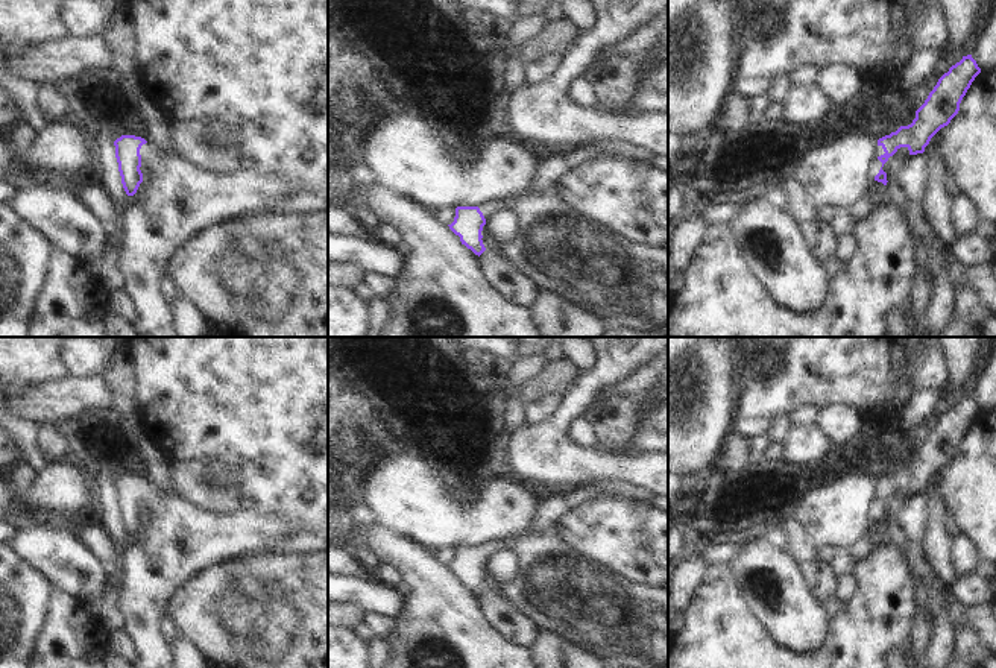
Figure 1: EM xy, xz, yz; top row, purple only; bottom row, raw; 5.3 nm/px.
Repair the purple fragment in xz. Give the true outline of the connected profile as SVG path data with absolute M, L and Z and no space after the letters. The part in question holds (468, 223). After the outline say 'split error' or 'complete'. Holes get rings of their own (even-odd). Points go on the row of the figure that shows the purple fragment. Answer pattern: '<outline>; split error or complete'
M493 200L484 206L457 206L454 222L449 229L460 237L462 244L471 249L475 255L481 255L486 247L483 244L483 226L486 220L498 211L506 210L503 200Z; split error

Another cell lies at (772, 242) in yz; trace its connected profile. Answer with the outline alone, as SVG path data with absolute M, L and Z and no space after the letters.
M770 199L749 202L742 214L732 222L738 244L758 282L783 308L808 314L824 308L829 301L832 278L826 264L814 255L794 217L774 206Z

